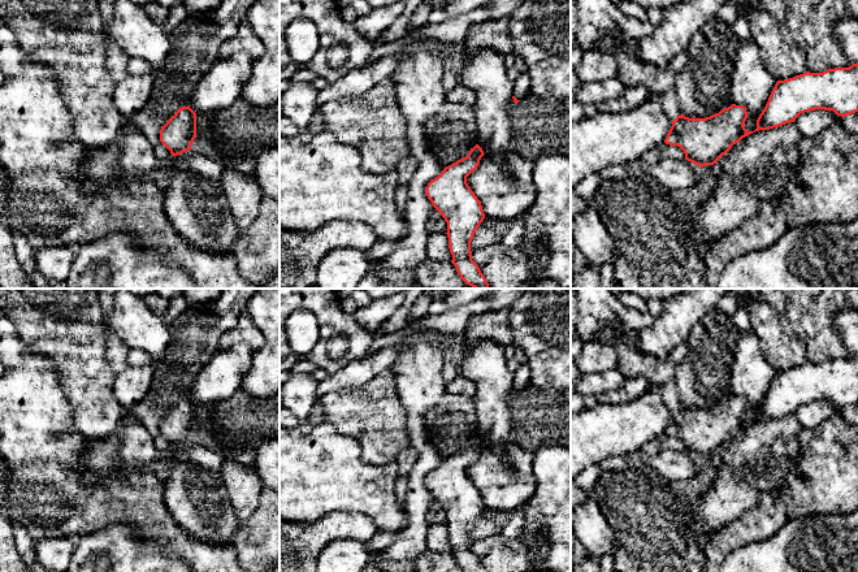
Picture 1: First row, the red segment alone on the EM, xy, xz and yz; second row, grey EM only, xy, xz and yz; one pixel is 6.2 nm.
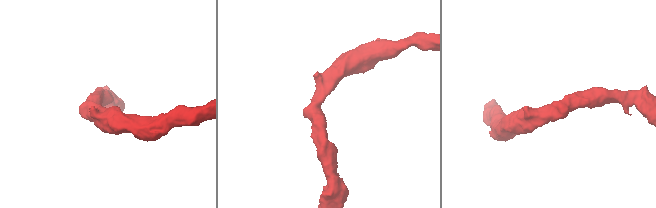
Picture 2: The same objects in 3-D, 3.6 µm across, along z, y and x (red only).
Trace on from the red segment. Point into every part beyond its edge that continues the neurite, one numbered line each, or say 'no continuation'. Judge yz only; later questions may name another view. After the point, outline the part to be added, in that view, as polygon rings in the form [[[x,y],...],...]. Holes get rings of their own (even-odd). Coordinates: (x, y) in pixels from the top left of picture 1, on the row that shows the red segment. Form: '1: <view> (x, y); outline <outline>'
1: yz (670, 103); outline [[[675,86],[664,90],[660,94],[660,98],[662,98],[662,107],[667,118],[675,121],[677,116],[681,116]]]

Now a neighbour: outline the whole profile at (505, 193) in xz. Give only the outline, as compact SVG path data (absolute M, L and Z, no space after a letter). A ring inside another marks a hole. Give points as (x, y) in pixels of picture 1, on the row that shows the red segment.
M484 155L477 169L467 177L485 216L504 221L521 217L536 200L534 162L508 155L507 164L503 168Z

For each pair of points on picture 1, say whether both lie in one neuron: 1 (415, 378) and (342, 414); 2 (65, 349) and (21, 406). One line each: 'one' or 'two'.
1: two
2: two

